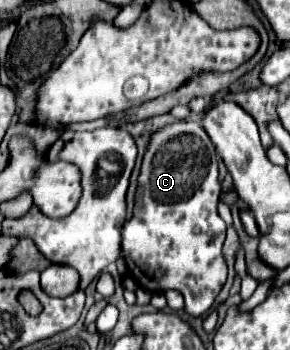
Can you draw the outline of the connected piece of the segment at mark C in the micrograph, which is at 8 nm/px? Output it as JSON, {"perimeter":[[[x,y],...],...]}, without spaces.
{"perimeter":[[[180,121],[168,127],[158,129],[146,149],[140,173],[140,185],[136,193],[134,215],[126,221],[122,229],[123,256],[130,275],[138,285],[150,293],[164,293],[174,289],[184,297],[184,311],[190,317],[202,317],[214,305],[216,295],[226,283],[228,267],[222,255],[222,245],[226,237],[226,223],[220,219],[216,205],[220,197],[220,179],[218,179],[218,157],[216,149],[206,135],[206,131],[194,121]]]}

